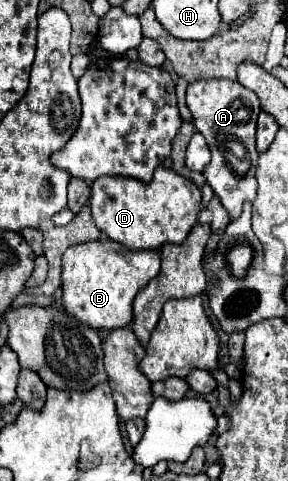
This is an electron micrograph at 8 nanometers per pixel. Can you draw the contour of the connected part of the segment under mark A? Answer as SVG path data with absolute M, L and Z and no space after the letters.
M196 79L186 89L186 105L192 111L194 127L208 141L212 161L202 171L220 203L236 221L246 201L256 199L256 119L260 113L260 101L254 91L242 87L232 79Z

